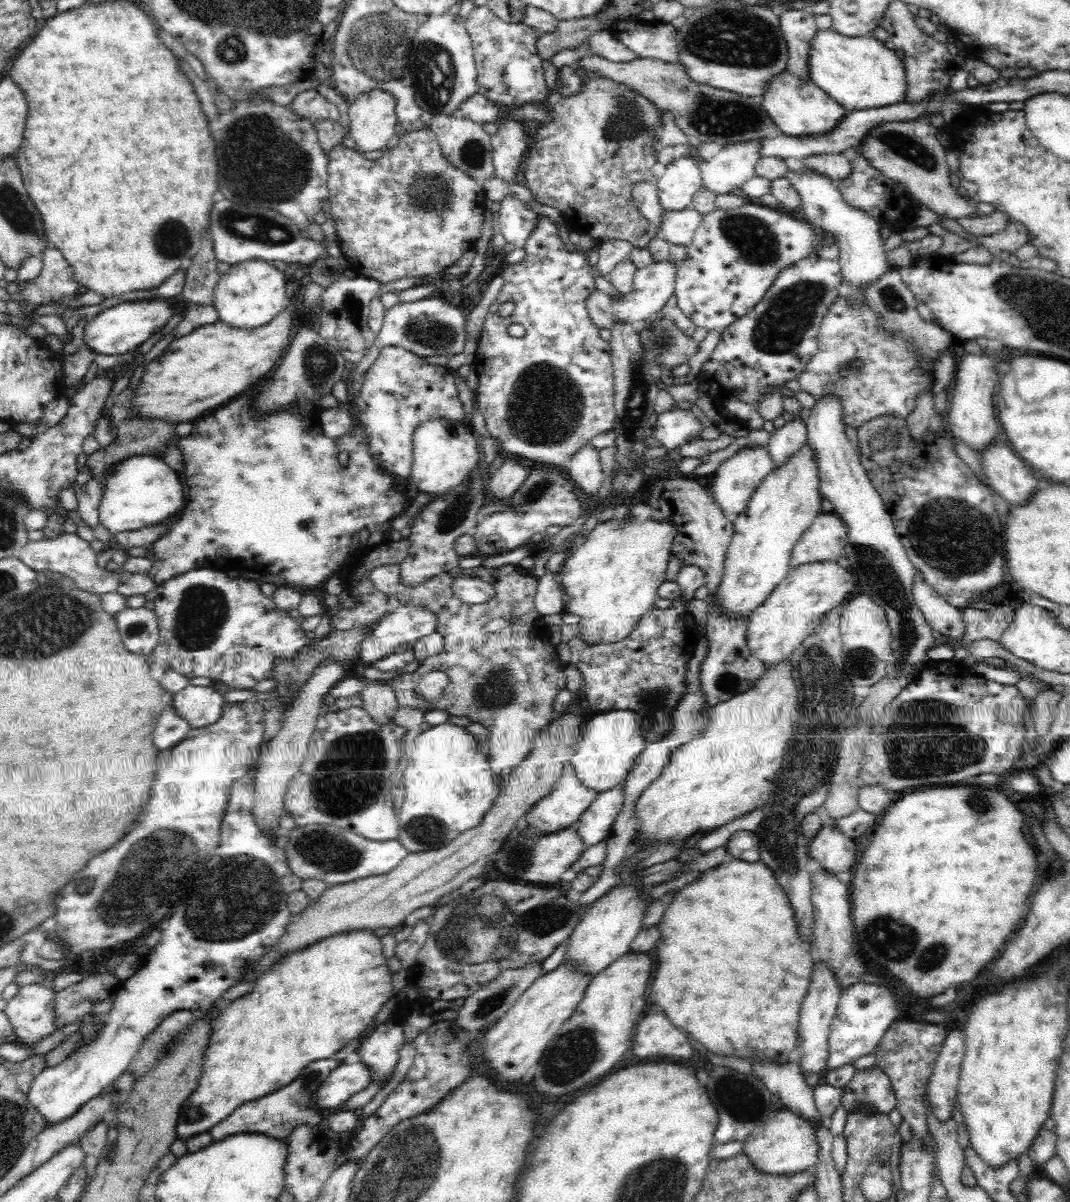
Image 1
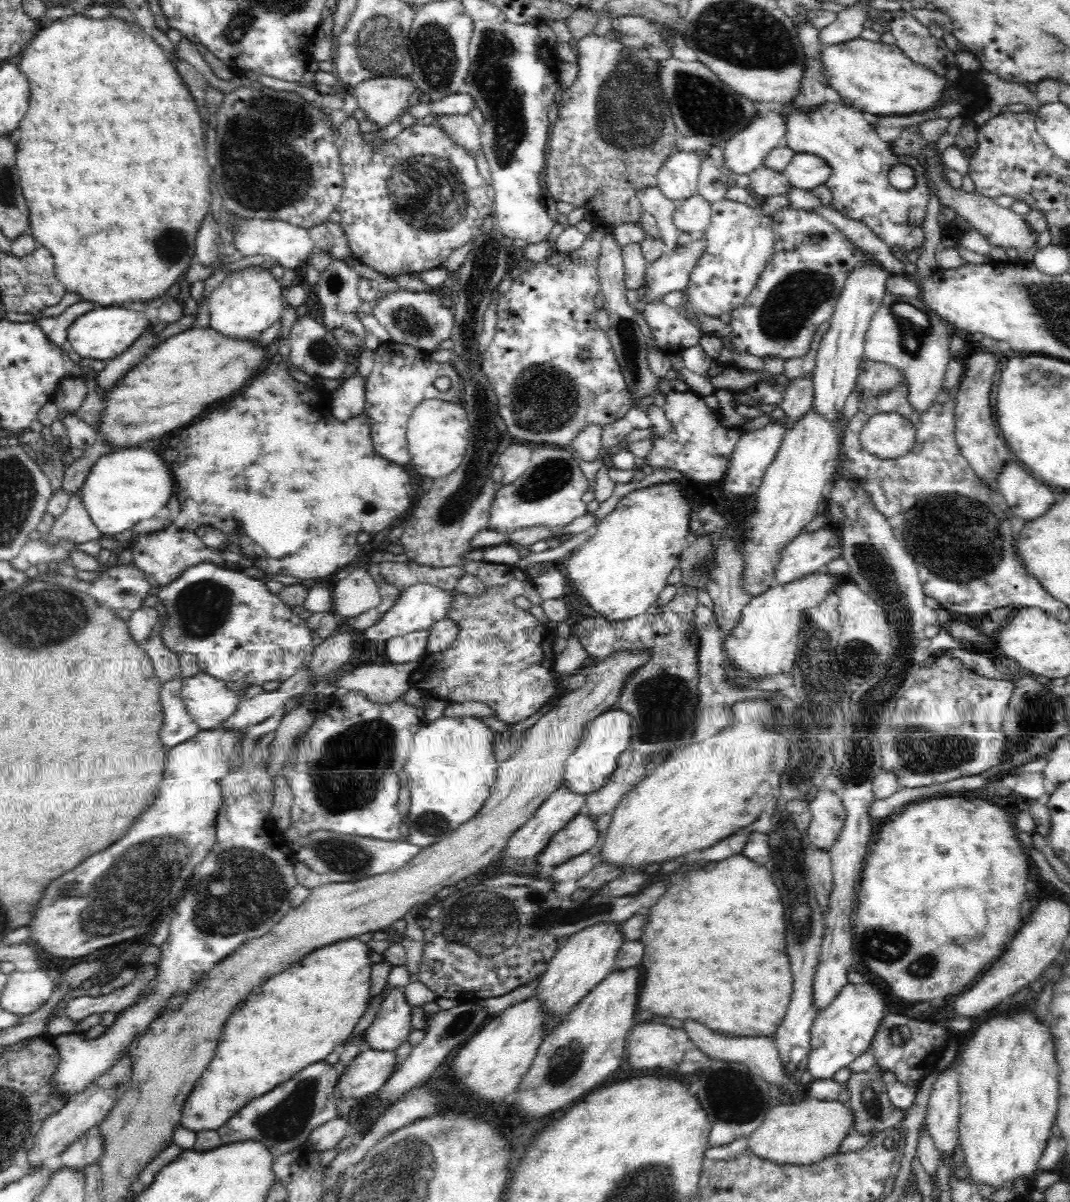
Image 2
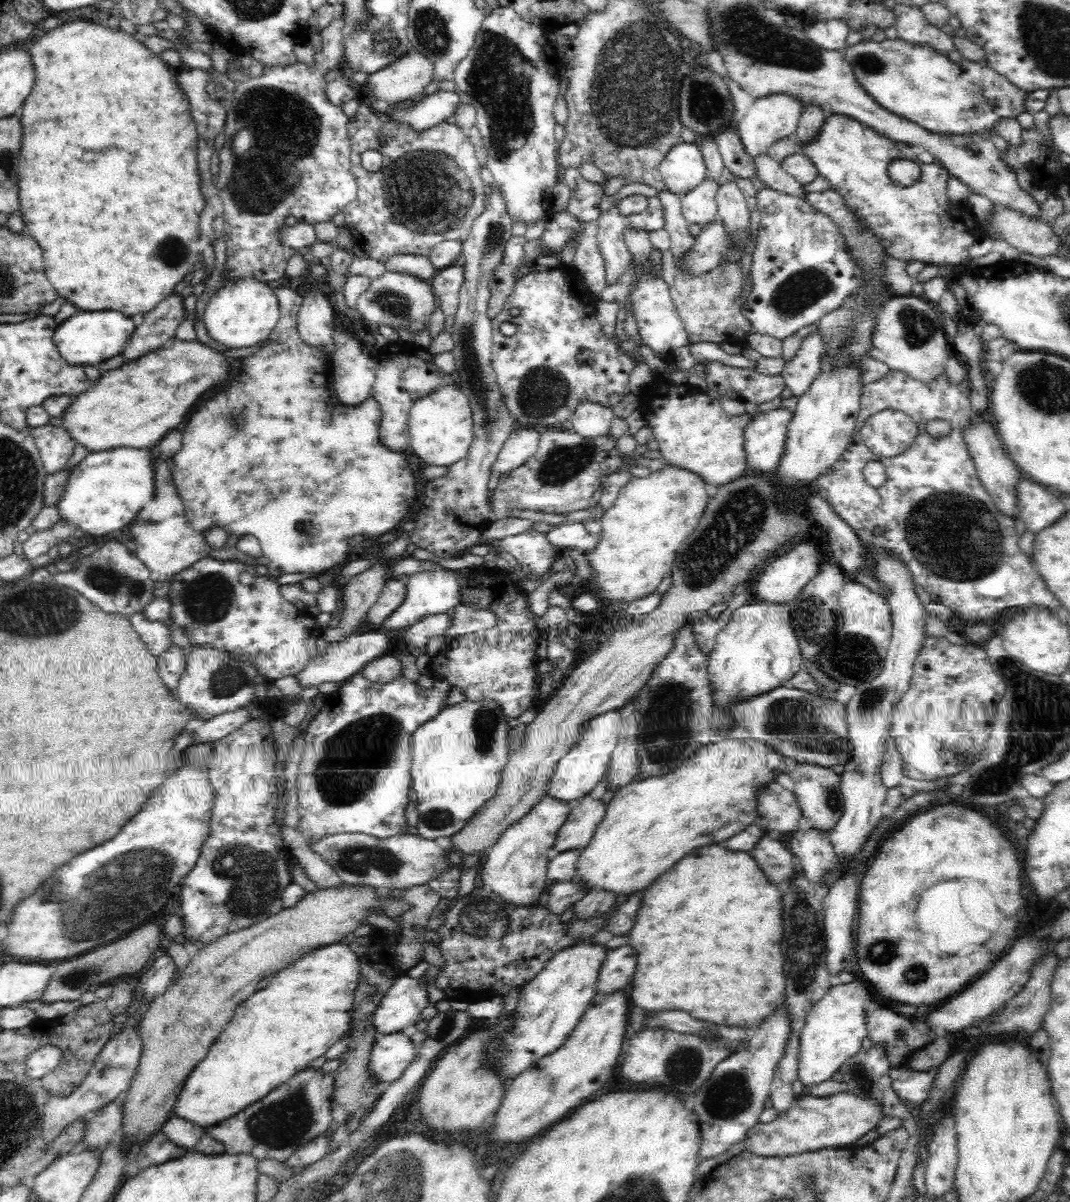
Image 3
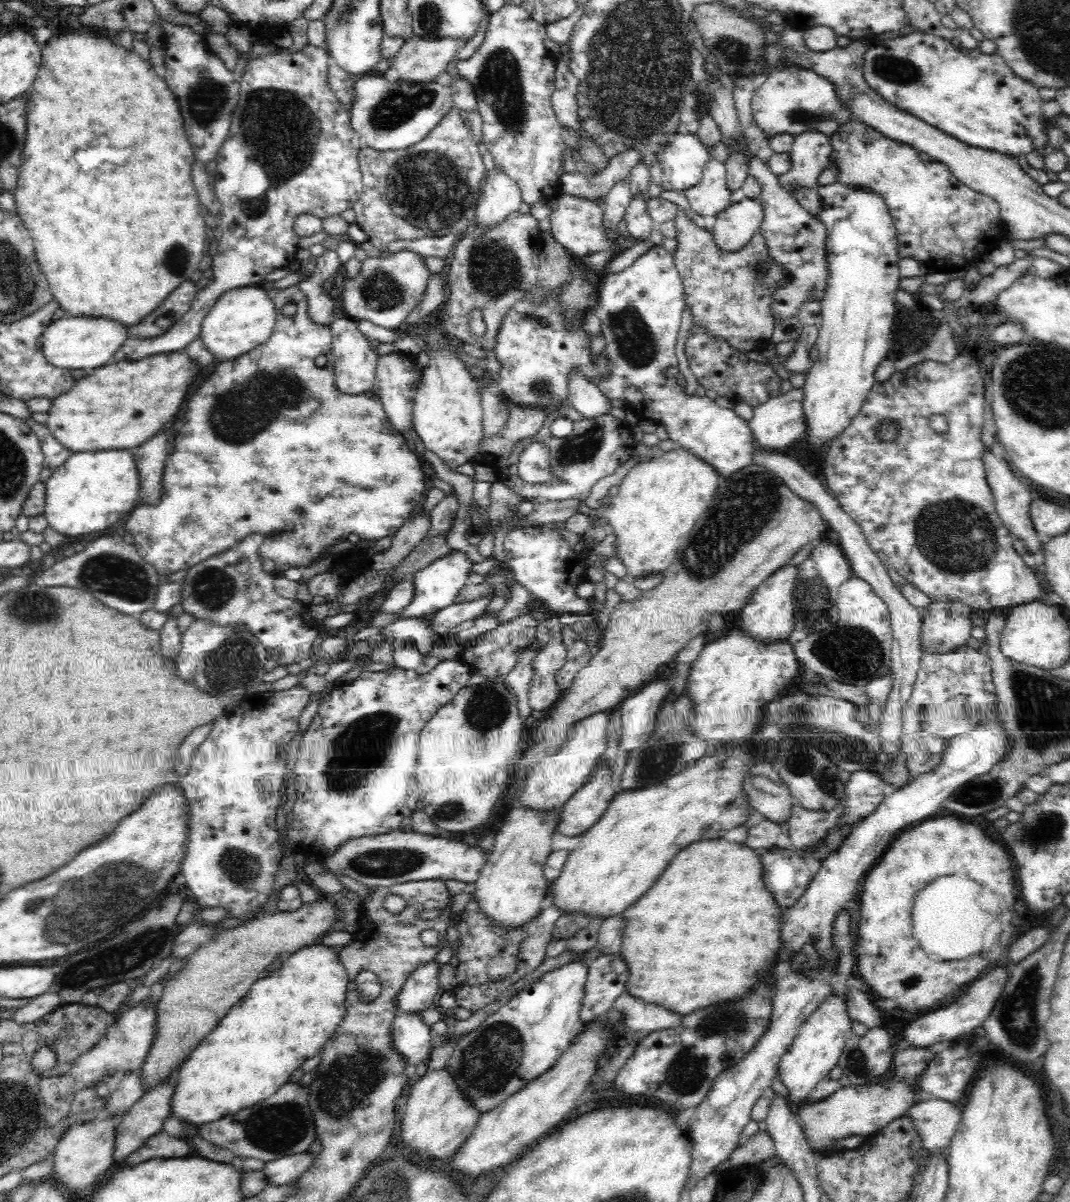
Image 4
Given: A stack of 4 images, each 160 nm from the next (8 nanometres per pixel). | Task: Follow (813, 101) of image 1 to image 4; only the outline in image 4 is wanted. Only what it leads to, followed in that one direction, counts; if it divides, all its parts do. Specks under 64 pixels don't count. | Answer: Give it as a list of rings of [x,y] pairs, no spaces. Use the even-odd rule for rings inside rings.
[[[856,119],[847,120],[838,126],[829,139],[832,145],[829,159],[831,166],[837,168],[837,182],[854,190],[875,192],[884,199],[895,225],[900,260],[912,258],[939,271],[958,267],[962,269],[988,257],[998,243],[1006,240],[999,204],[993,198],[974,192],[969,186],[962,184],[941,162],[924,161],[915,148],[904,142],[890,140]]]

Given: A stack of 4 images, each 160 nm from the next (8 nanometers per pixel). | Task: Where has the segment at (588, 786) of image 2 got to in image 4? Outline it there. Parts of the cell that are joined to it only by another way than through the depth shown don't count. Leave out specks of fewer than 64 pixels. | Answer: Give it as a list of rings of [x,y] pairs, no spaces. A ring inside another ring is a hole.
[[[596,713],[580,720],[574,726],[574,734],[561,750],[539,764],[532,766],[526,776],[518,806],[548,813],[560,813],[564,804],[588,781],[588,776],[597,763],[604,757],[610,730],[609,716],[606,713]]]

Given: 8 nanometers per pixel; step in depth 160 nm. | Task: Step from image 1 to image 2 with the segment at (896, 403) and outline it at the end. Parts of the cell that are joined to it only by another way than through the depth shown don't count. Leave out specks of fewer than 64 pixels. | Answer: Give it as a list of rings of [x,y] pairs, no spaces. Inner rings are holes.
[[[824,322],[816,334],[812,338],[812,344],[810,344],[810,350],[804,354],[804,356],[796,356],[796,358],[790,358],[790,360],[784,360],[784,373],[785,377],[790,379],[790,382],[797,379],[810,379],[813,377],[814,366],[816,366],[816,354],[818,354],[818,348],[820,348],[820,342],[822,342],[822,336],[830,330],[829,322]],[[863,354],[859,362],[859,374],[856,380],[856,391],[859,400],[864,397],[880,397],[889,389],[902,385],[909,387],[908,380],[900,369],[886,363],[877,363]]]

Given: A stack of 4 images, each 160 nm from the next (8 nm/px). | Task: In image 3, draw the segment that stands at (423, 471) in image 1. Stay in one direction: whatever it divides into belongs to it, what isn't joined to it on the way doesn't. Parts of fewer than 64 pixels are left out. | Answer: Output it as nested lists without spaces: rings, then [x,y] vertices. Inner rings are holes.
[[[458,382],[441,387],[439,390],[426,396],[426,398],[418,399],[411,406],[407,423],[409,428],[409,441],[414,454],[418,459],[426,462],[426,464],[430,466],[451,467],[456,461],[465,457],[473,439],[472,411],[468,404],[468,399],[464,397],[462,391],[460,391]]]

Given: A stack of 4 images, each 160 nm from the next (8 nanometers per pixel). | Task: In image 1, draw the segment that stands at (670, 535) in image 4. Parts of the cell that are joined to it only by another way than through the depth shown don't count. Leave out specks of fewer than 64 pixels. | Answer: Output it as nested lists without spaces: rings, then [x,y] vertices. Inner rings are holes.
[[[630,511],[628,515],[631,517],[628,523],[624,523],[623,517],[598,524],[576,551],[569,552],[559,570],[561,587],[568,595],[564,613],[580,616],[577,637],[587,644],[614,644],[624,640],[636,628],[640,617],[654,607],[658,587],[666,581],[666,568],[672,559],[672,539],[676,536],[676,527],[672,523],[652,521],[650,518],[640,522]]]

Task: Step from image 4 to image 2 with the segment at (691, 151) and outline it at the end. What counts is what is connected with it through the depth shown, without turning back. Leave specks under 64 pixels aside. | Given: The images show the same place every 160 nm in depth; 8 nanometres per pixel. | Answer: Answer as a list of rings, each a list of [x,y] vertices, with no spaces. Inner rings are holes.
[[[675,150],[660,167],[657,187],[670,200],[681,203],[697,193],[703,154]]]

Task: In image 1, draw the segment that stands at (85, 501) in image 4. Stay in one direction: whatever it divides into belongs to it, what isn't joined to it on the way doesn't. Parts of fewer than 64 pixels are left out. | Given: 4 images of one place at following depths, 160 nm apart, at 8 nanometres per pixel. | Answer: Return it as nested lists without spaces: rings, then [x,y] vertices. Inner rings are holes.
[[[152,454],[142,456],[132,456],[120,460],[113,465],[114,470],[108,472],[106,476],[106,484],[104,484],[104,494],[102,494],[102,502],[98,508],[100,523],[113,534],[117,532],[132,532],[132,530],[140,530],[152,524],[158,524],[167,519],[175,519],[184,508],[186,502],[186,490],[180,484],[180,476],[174,472],[168,464],[164,463],[164,459],[160,459]]]

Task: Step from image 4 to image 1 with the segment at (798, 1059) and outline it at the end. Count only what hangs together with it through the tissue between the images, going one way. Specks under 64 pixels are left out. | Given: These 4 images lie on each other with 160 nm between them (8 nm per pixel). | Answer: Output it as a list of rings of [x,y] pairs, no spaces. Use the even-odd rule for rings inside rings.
[[[858,982],[846,988],[839,999],[828,1034],[828,1060],[824,1068],[837,1069],[873,1053],[884,1033],[898,1020],[898,1008],[891,992],[878,983]]]

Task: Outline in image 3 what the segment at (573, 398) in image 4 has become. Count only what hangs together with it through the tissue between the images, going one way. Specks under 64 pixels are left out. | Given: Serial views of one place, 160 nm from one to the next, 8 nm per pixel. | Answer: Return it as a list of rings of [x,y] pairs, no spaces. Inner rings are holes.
[[[580,402],[578,408],[572,413],[572,428],[582,438],[598,438],[598,436],[604,436],[606,432],[609,432],[610,421],[613,418],[612,408],[607,406],[600,406],[597,402]]]

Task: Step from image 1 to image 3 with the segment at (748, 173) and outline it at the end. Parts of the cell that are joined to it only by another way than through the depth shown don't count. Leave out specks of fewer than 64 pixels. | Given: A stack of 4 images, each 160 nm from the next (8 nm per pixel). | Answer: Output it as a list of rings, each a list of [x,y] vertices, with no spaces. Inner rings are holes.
[[[770,94],[764,98],[756,98],[736,126],[744,150],[754,159],[758,154],[767,154],[772,144],[794,134],[802,109],[806,105],[808,104],[802,104],[792,94]]]

